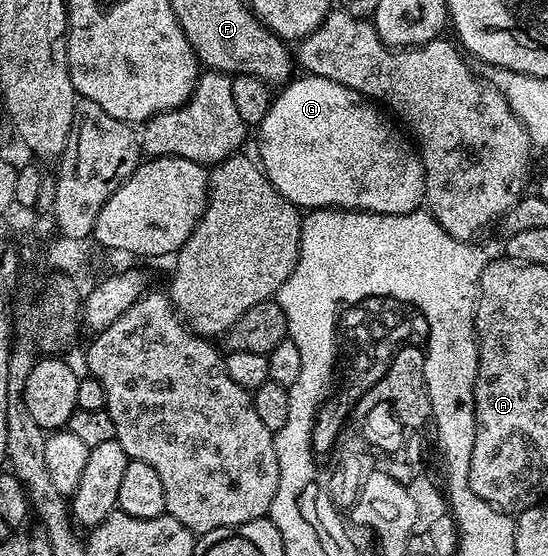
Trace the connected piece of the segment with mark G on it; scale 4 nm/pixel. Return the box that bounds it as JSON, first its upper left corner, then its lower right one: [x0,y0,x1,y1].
[258,76,425,214]

